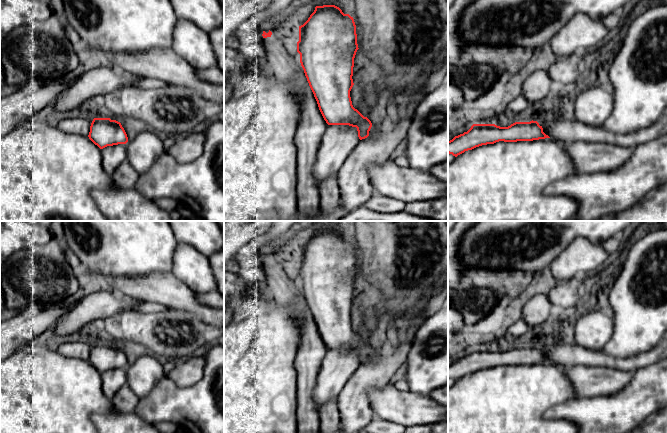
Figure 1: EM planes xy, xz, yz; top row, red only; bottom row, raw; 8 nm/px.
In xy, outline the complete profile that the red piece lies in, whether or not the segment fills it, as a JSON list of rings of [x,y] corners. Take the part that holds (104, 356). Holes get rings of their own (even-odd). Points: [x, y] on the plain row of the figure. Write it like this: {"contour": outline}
{"contour": [[[94,342],[88,361],[100,373],[128,366],[121,347],[110,342]]]}

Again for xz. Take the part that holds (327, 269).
{"contour": [[[335,229],[316,230],[308,244],[299,250],[297,276],[300,278],[301,290],[324,344],[328,349],[349,349],[356,351],[358,361],[362,364],[369,360],[372,347],[353,331],[350,321],[350,315],[354,309],[352,303],[354,282],[358,273],[356,249],[353,241],[349,238],[344,238]]]}

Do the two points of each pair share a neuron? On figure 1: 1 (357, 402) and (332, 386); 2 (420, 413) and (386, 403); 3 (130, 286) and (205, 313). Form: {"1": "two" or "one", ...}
{"1": "two", "2": "one", "3": "one"}

